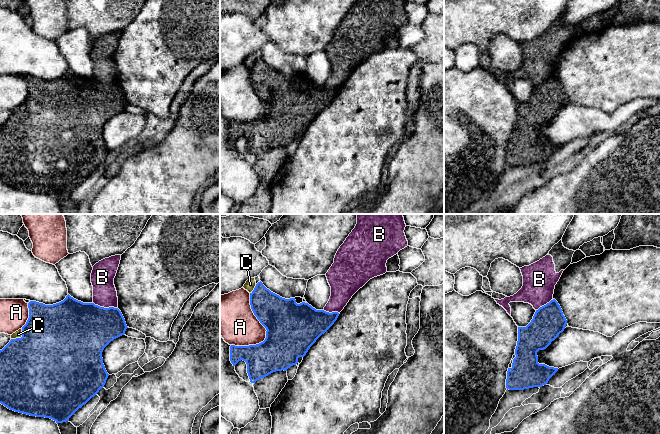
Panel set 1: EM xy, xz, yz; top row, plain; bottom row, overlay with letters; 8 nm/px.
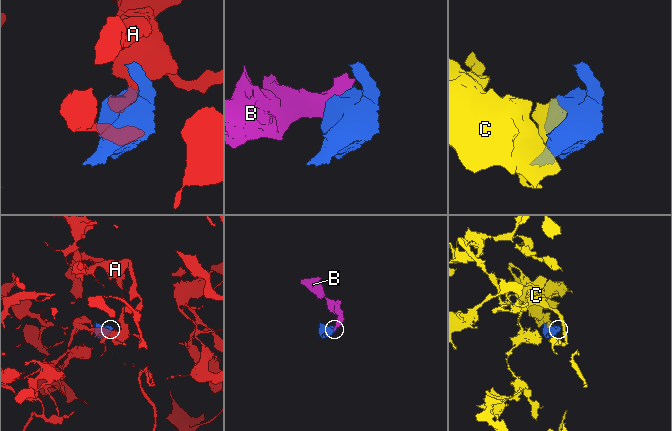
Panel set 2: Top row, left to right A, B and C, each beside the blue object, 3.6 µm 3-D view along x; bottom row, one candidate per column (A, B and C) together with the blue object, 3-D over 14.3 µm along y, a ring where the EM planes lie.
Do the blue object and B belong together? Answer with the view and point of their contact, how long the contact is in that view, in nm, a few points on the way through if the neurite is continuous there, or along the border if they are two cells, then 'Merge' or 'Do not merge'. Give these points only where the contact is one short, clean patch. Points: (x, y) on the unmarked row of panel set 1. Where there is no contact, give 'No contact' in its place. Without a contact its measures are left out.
Touches blue at xy (105, 84). Shared border 200 nm. Merge

